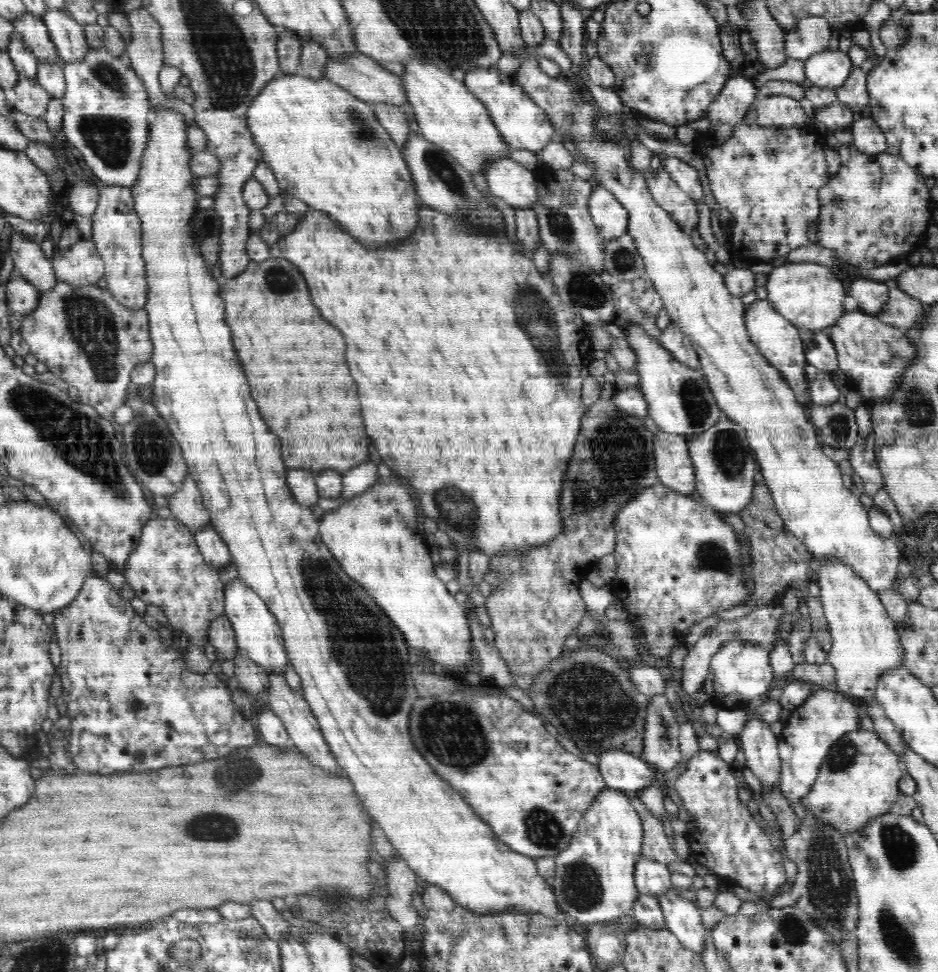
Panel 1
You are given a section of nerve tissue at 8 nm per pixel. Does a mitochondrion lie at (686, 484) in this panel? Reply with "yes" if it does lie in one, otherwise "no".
no

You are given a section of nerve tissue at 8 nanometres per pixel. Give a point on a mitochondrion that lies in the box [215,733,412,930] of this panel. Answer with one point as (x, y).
(331, 902)

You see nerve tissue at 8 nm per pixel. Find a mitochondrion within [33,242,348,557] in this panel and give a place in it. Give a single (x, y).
(89, 322)

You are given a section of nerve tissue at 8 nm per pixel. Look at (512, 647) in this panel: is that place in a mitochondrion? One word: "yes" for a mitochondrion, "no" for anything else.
no

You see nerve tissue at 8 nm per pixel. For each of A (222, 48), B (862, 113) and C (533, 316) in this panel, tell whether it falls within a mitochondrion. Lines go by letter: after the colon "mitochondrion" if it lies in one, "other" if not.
A: mitochondrion
B: other
C: mitochondrion

